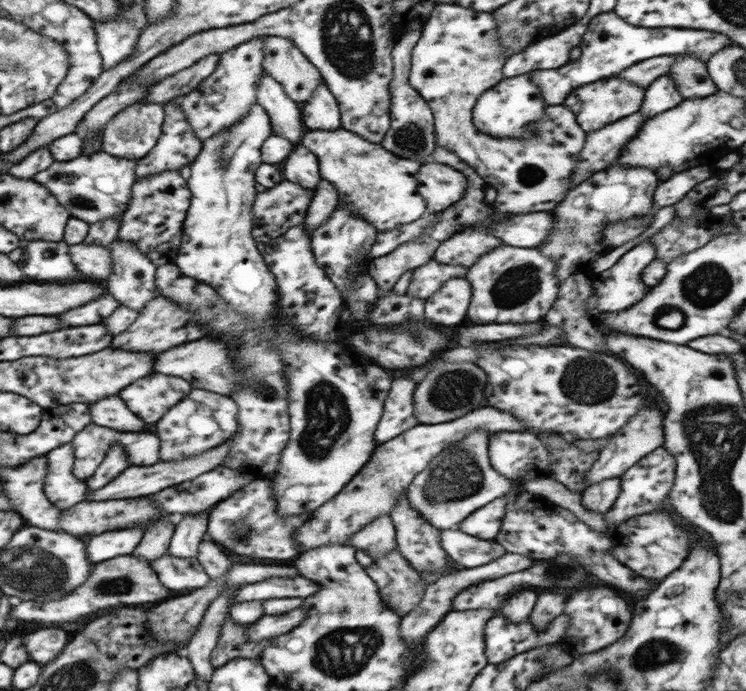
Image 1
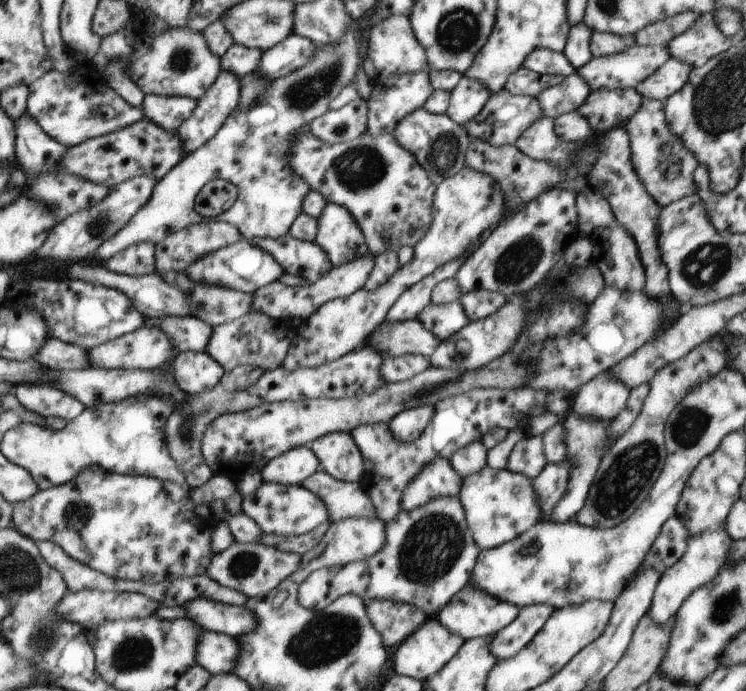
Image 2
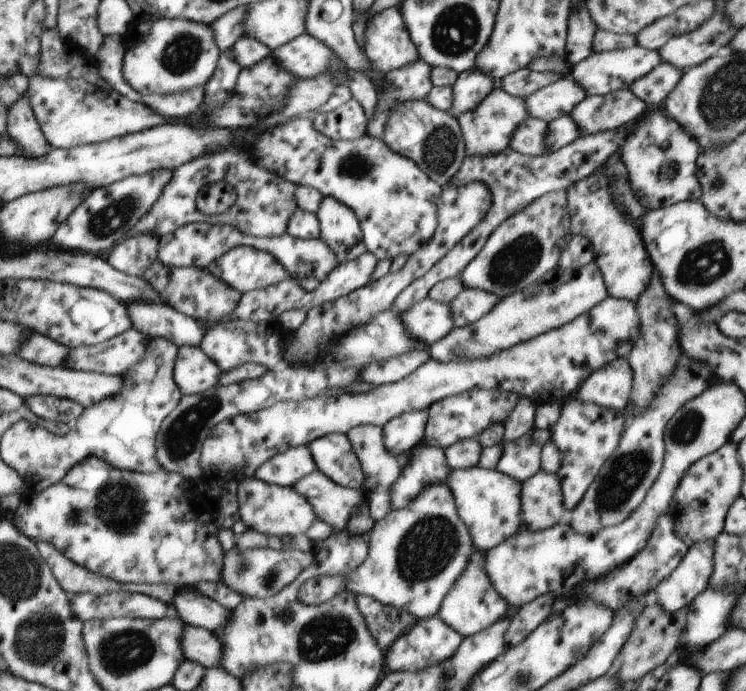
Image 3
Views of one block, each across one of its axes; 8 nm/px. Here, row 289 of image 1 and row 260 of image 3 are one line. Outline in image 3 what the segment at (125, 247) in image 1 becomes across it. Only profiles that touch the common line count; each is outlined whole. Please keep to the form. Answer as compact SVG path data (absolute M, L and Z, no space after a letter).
M136 234L111 249L108 264L124 274L139 277L157 261L160 248L160 236Z

